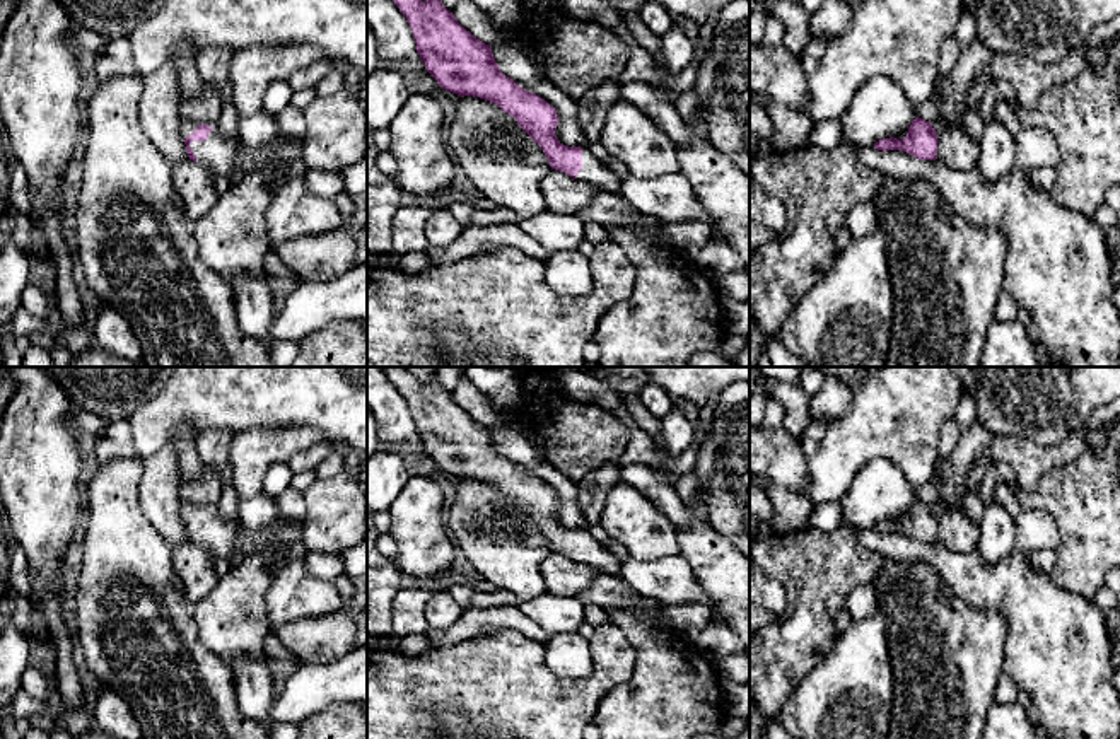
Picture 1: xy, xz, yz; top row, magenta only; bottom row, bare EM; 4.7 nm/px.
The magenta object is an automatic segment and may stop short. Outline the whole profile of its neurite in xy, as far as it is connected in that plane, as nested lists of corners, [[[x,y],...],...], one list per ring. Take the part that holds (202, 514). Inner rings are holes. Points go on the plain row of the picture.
[[[181,503],[181,515],[190,543],[198,544],[219,558],[230,560],[239,521],[229,521],[219,507],[196,509],[188,503]]]

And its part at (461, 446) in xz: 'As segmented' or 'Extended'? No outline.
Extended

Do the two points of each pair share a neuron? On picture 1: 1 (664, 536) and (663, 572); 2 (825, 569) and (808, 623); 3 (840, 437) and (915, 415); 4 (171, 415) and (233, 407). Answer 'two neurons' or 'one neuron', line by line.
1: two neurons
2: one neuron
3: one neuron
4: one neuron

